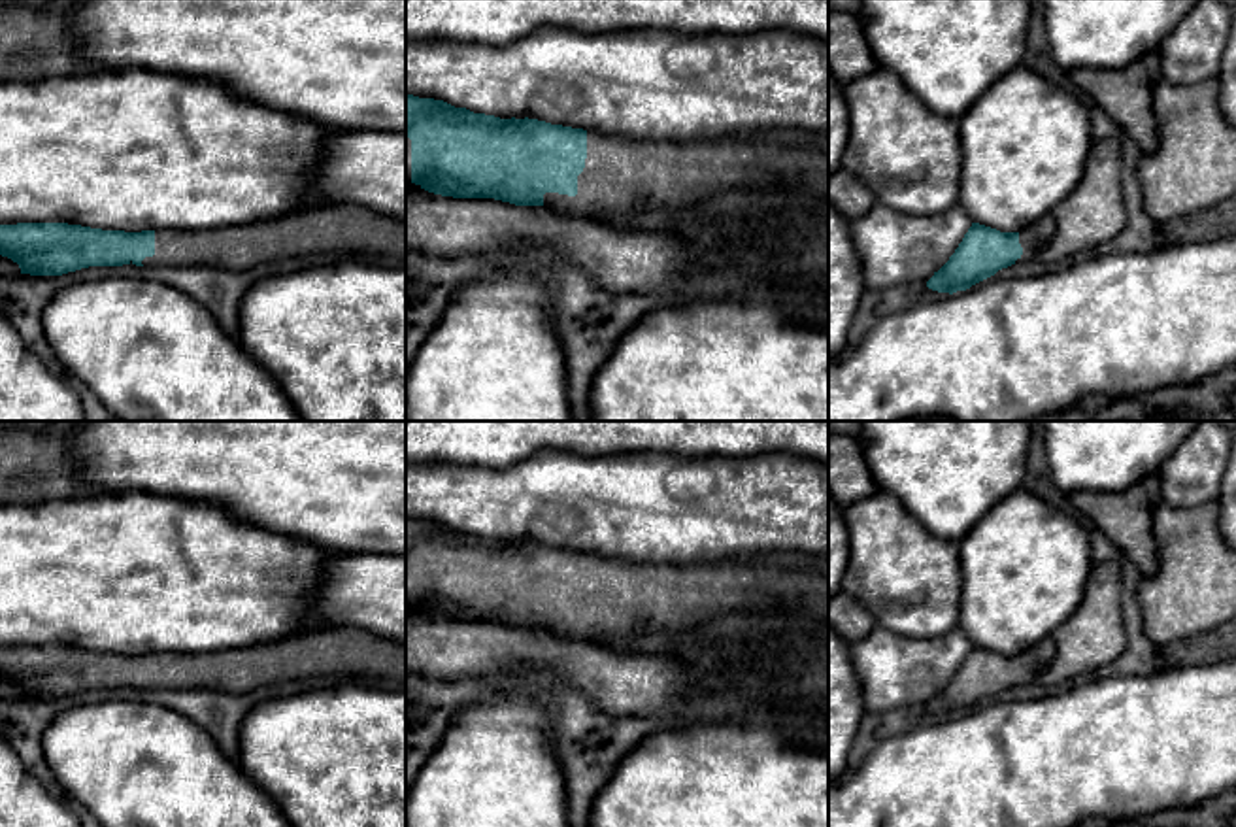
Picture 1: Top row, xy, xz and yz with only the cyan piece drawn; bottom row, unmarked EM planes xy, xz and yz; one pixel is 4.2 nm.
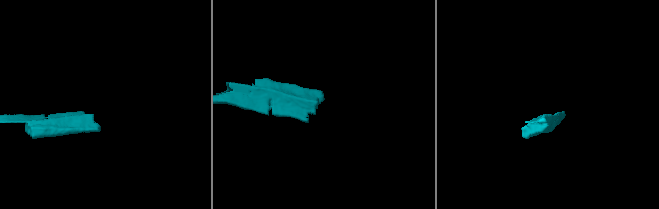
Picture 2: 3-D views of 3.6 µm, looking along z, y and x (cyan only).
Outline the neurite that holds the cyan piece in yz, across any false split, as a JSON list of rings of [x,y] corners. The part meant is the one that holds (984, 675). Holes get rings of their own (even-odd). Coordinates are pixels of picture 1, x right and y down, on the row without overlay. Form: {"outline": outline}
{"outline": [[[1051,636],[1019,655],[1000,655],[972,646],[955,676],[938,695],[934,695],[927,704],[927,710],[949,717],[966,714],[1002,691],[1038,680],[1053,661],[1053,655],[1055,642]]]}

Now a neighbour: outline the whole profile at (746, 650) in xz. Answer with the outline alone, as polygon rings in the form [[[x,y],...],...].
[[[725,633],[708,640],[708,653],[721,665],[753,668],[776,659],[774,642],[755,633]]]

